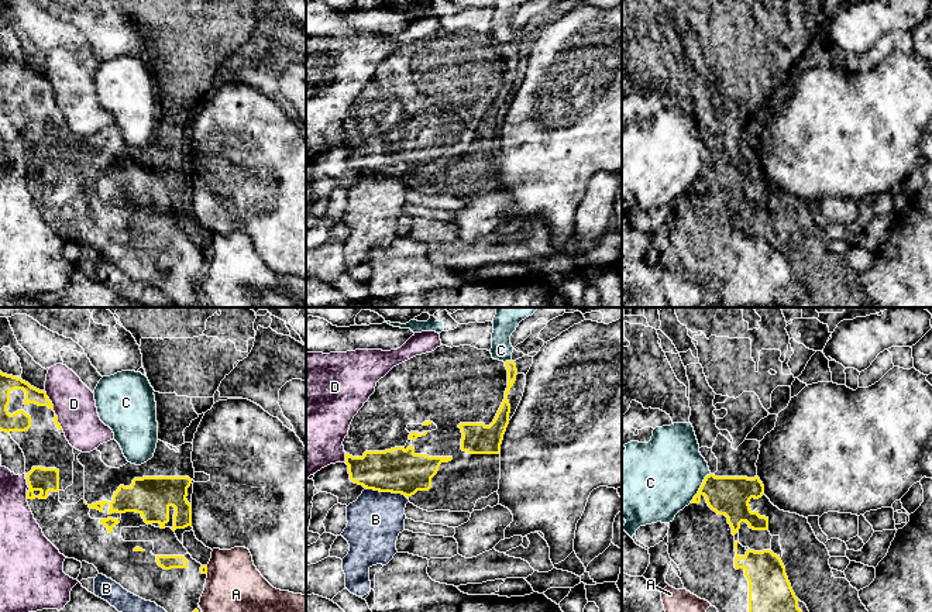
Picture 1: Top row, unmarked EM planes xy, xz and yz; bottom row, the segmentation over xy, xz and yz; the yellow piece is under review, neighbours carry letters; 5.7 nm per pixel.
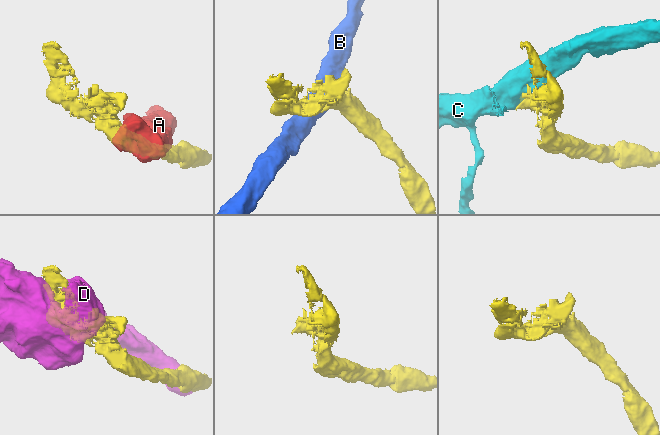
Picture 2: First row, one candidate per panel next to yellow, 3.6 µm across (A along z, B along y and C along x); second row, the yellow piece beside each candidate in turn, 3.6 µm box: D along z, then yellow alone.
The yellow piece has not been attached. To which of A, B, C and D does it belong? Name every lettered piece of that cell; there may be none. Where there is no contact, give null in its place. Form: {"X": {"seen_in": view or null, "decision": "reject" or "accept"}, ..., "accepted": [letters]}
{"A": {"seen_in": "xy", "decision": "reject"}, "B": {"seen_in": "xz", "decision": "reject"}, "C": {"seen_in": "yz", "decision": "reject"}, "D": {"seen_in": "xy", "decision": "reject"}, "accepted": []}

